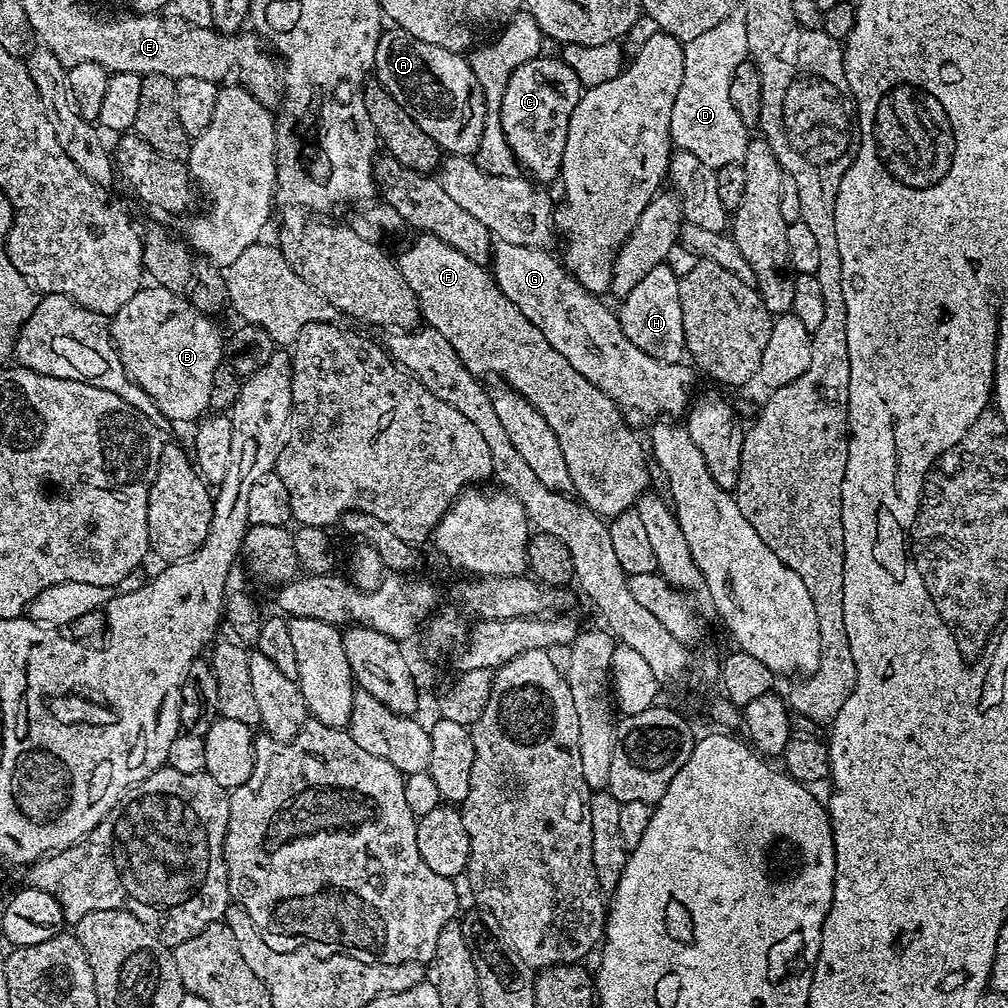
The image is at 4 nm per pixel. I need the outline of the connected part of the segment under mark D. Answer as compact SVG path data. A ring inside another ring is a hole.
M742 4L736 5L734 10L713 29L706 30L701 37L694 38L685 45L682 85L679 87L674 100L674 109L671 111L671 138L673 145L679 151L694 154L700 162L713 170L743 163L750 133L738 112L734 110L733 102L730 101L730 82L733 81L738 66L744 64L748 57L746 10Z

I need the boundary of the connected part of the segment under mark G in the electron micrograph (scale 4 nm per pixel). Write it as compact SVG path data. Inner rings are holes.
M497 243L490 271L502 294L506 294L506 298L542 330L550 346L619 407L646 414L664 413L670 418L687 411L690 402L687 393L694 384L695 369L684 362L663 363L638 349L630 338L626 338L619 315L613 309L611 312L599 295L585 290L548 250Z

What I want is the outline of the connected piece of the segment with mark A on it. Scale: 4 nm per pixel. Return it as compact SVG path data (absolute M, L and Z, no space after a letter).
M392 26L389 29L389 32L387 29L380 33L374 69L375 79L393 96L402 109L410 114L414 122L430 136L437 147L454 156L471 157L480 149L484 119L488 117L489 110L488 103L484 100L482 86L478 78L474 78L474 70L468 65L467 59L461 53L422 42L422 39L414 38L412 34L404 32L399 27Z

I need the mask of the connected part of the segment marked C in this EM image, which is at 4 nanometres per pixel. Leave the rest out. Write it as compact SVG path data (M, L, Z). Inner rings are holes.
M541 54L512 71L500 103L500 121L506 142L521 165L524 164L540 180L556 180L560 174L562 154L566 150L566 134L570 114L582 95L579 74L561 58Z

